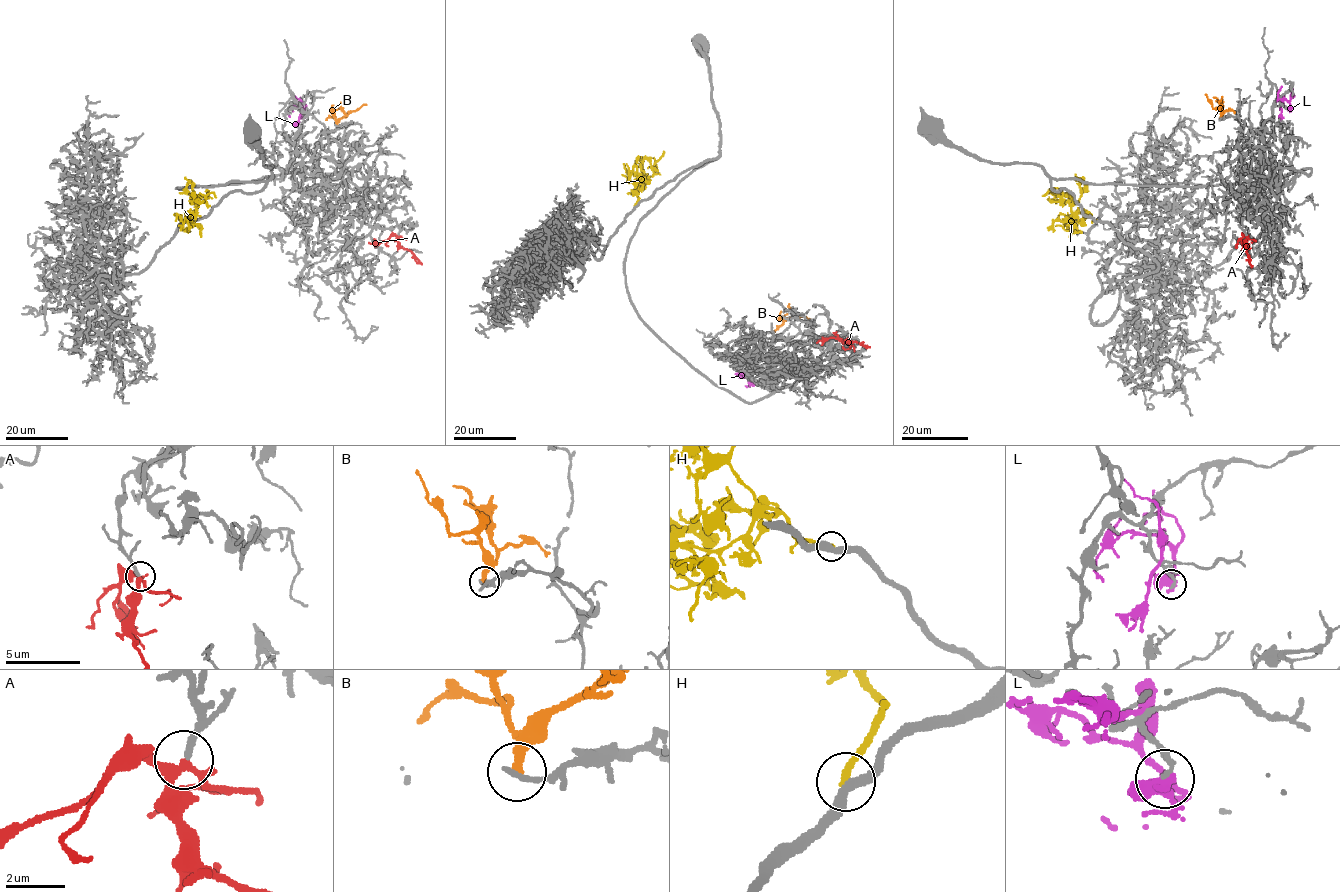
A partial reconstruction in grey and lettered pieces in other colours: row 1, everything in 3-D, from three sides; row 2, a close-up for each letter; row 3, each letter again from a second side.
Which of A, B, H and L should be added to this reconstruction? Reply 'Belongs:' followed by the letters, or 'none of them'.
Belongs: A

